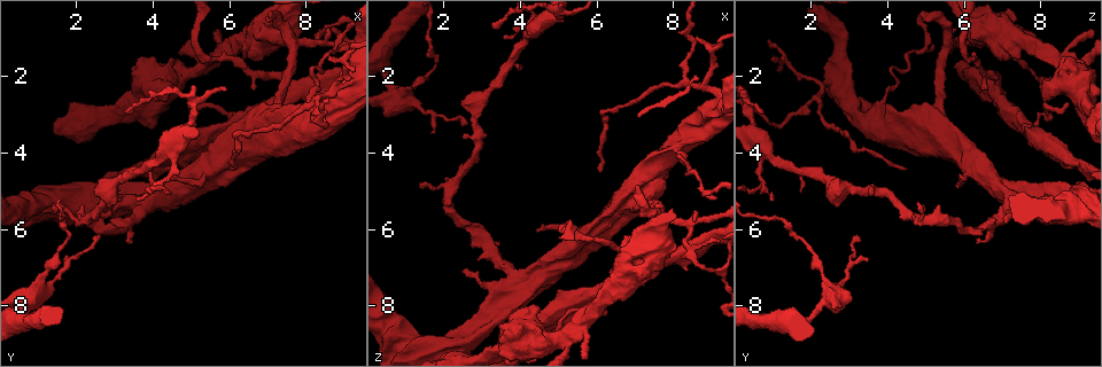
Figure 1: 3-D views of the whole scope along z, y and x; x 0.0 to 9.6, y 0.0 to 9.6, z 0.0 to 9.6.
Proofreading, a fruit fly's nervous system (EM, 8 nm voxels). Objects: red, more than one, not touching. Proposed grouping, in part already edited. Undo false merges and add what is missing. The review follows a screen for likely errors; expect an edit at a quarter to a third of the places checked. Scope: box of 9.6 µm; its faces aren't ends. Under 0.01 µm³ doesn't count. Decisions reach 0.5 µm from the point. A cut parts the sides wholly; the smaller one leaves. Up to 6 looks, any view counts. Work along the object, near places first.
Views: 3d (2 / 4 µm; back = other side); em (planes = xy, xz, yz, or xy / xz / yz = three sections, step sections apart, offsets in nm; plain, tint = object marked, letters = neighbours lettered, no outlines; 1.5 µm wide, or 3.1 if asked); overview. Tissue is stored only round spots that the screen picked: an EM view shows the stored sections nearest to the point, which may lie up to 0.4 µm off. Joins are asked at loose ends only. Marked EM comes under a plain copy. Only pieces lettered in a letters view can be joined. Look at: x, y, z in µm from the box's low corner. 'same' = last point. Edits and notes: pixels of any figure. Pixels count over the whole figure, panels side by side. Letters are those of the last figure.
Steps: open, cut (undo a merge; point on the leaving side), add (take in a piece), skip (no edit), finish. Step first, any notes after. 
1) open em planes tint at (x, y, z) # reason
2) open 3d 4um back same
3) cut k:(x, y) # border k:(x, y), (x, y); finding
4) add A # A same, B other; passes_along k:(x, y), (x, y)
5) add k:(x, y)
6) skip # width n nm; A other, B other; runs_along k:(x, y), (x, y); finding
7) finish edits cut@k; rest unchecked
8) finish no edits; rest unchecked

open em planes letters at (2.60, 6.20, 3.25)

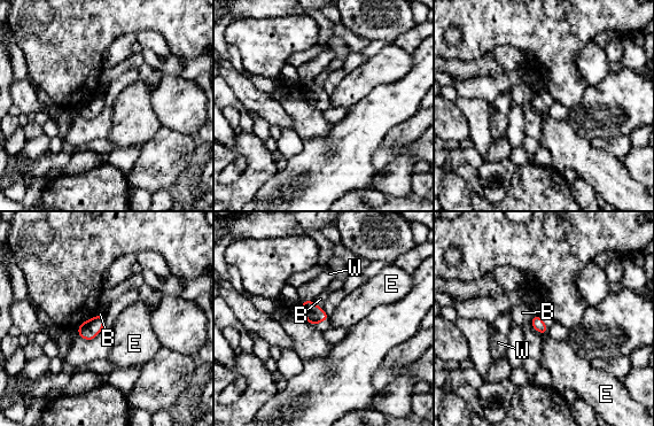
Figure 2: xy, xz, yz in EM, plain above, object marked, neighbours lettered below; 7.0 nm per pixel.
skip # B other, E other, W other; no lettered piece goes on from it

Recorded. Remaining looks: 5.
open 3d 2um at (0.75, 7.90, 2.50) # four-way junction

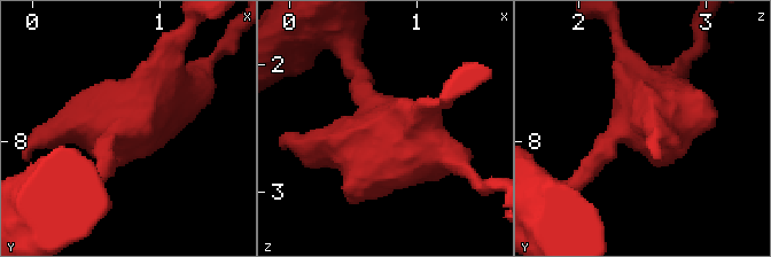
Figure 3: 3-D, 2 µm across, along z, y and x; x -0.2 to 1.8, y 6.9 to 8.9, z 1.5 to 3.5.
open em yz step 4 tint at (0.74, 7.84, 2.48) # arms 4

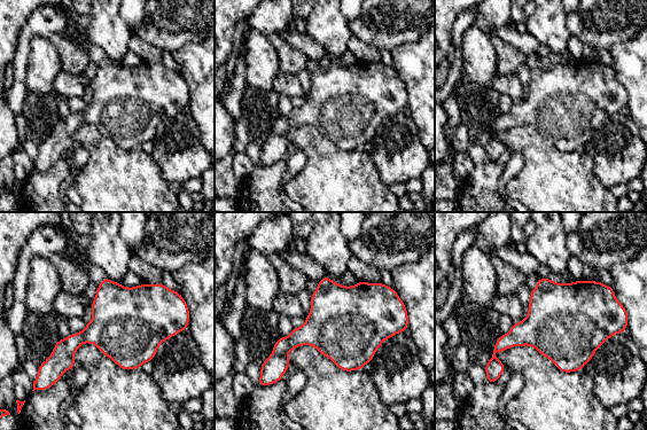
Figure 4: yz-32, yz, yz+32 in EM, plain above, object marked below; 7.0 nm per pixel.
open em xy step 8 letters same

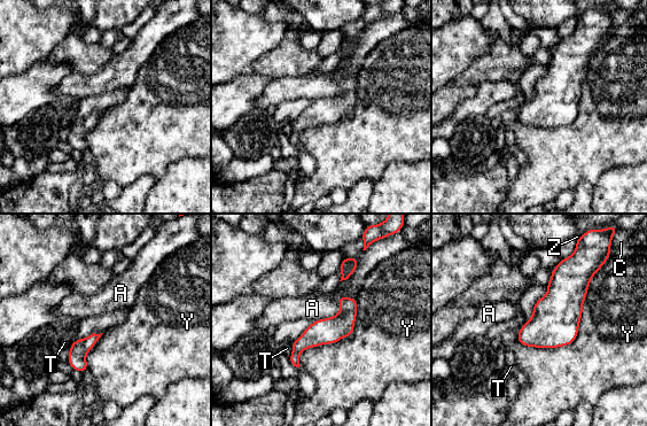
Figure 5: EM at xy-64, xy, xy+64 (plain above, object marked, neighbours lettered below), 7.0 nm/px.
skip # A other, C other, T other, Y other, Z other; border 5:(356, 296), (312, 323); one cell here

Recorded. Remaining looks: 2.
open 3d 4um at (6.65, 2.30, 6.55) # an open end

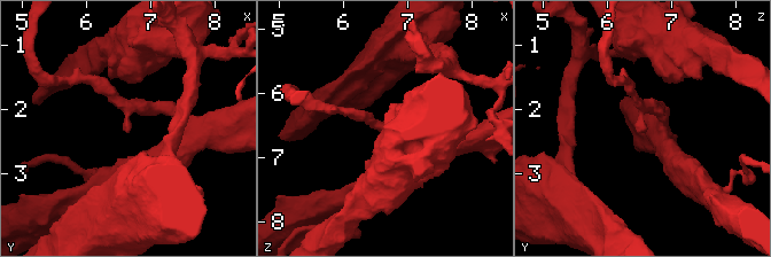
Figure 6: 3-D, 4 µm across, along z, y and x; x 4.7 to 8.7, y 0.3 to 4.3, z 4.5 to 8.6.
open em planes letters at (6.65, 2.40, 6.50) # need the tissue

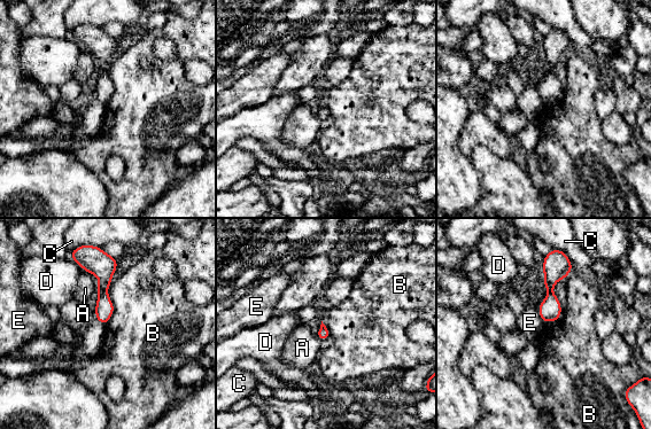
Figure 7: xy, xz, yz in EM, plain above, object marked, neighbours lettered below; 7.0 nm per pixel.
skip # A other, B other, C other, D other, E other; no lettered piece goes on from it

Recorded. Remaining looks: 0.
finish no edits; rest unchecked

